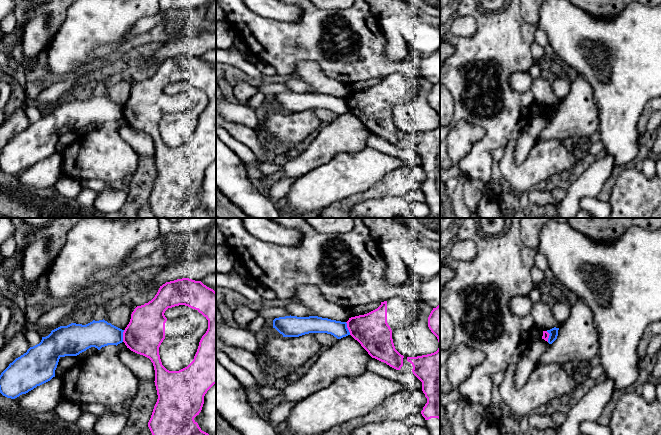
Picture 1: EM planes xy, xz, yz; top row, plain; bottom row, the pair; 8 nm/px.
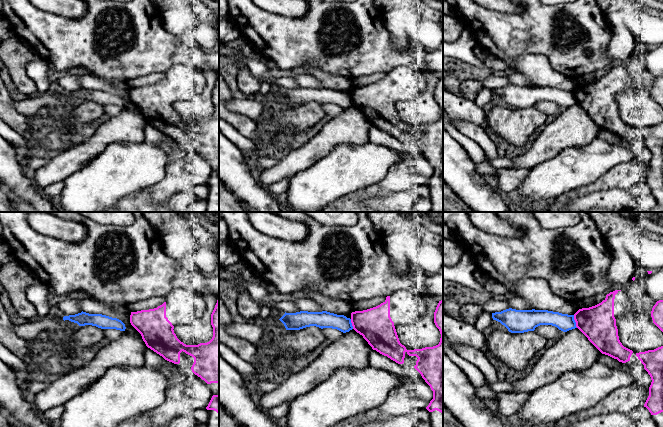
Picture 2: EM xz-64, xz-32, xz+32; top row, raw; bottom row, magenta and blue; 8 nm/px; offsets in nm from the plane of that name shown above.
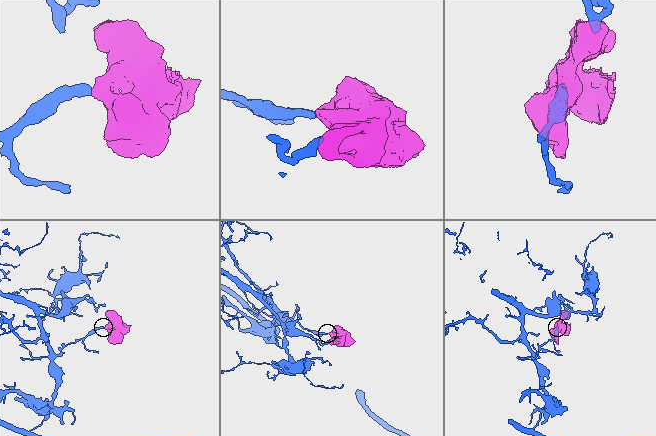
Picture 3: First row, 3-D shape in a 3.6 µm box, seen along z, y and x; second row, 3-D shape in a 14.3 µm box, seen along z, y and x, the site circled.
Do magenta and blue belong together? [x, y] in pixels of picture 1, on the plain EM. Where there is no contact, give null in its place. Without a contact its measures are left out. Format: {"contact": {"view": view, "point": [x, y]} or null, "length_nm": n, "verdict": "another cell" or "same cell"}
{"contact": {"view": "xz", "point": [348, 104]}, "length_nm": 110, "verdict": "another cell"}

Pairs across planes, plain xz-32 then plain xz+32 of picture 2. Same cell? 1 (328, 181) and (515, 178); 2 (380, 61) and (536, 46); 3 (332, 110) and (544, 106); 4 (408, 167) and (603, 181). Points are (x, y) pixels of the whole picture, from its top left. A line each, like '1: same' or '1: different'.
1: different
2: same
3: same
4: same

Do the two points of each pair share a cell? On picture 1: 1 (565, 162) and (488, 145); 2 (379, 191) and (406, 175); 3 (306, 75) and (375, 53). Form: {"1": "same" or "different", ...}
{"1": "different", "2": "same", "3": "different"}

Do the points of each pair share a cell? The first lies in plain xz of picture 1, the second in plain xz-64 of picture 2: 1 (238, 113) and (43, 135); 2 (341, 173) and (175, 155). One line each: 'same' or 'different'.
1: different
2: different

